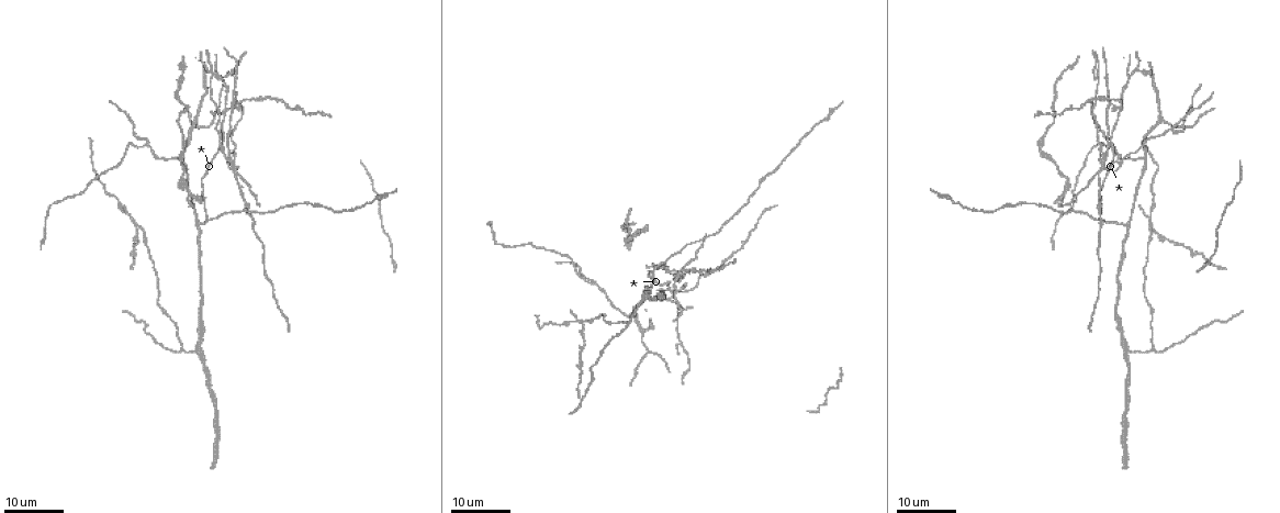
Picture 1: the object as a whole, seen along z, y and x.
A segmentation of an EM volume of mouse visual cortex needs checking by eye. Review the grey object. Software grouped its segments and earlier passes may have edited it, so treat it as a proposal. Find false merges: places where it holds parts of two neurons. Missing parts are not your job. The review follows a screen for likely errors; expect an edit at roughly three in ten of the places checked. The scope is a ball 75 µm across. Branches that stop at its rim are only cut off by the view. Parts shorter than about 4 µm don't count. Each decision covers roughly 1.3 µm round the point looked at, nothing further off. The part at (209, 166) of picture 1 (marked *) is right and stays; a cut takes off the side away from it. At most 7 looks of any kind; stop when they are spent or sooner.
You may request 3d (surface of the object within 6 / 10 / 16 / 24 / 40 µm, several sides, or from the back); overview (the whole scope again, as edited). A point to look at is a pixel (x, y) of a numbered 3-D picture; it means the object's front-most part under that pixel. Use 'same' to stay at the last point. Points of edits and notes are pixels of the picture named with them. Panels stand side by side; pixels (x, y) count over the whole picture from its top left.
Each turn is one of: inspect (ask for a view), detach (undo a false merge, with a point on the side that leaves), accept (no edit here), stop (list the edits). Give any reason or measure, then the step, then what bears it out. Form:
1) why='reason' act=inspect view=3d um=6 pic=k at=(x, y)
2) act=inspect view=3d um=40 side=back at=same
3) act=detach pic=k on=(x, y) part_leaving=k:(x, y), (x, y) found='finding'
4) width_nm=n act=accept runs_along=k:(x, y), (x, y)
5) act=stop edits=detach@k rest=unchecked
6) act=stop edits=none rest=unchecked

why='four or more arms meet' act=inspect view=3d um=16 pic=1 at=(1101, 164)

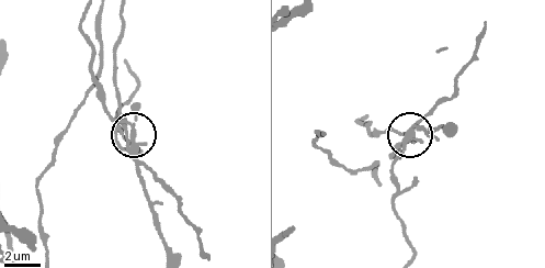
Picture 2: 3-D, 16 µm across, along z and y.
why='zoom in' act=inspect view=3d um=6 pic=2 at=(132, 138)

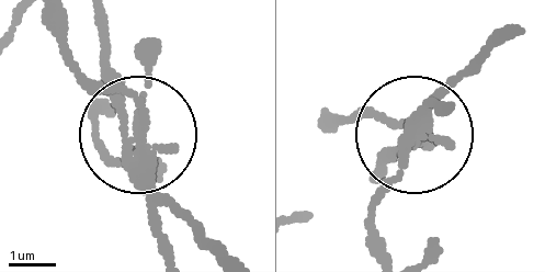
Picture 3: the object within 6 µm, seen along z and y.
act=detach pic=3 on=(142, 99) part_leaving=3:(145, 162), (142, 120), (86, 72), (63, 25) found='a second neuron is stuck on'

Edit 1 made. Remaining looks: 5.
why='redraw' act=inspect view=overview

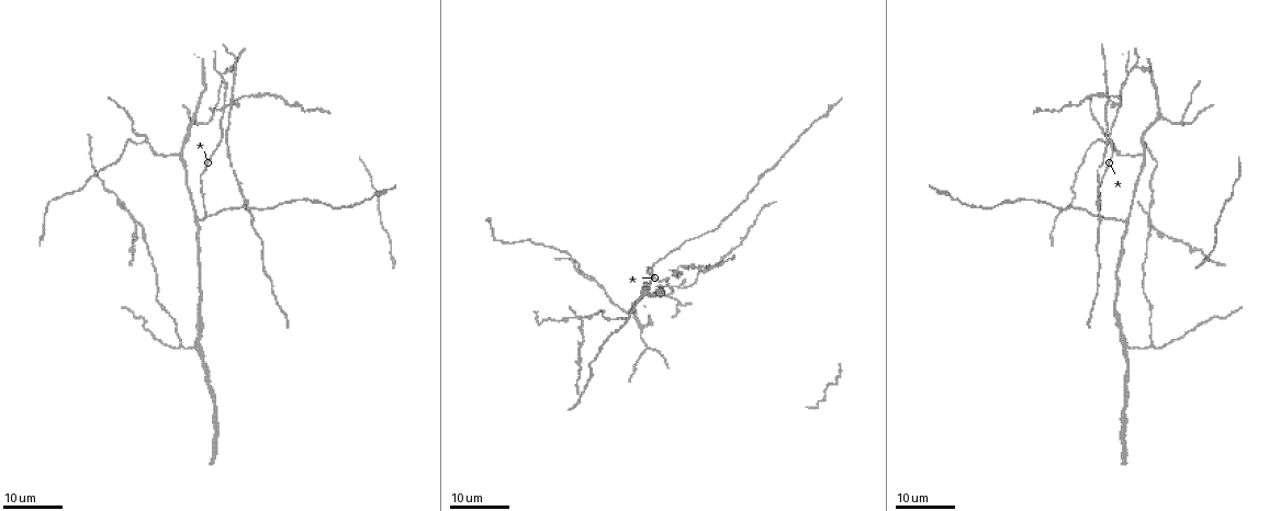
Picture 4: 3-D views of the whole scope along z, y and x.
why='branch point' act=inspect view=3d um=16 pic=4 at=(590, 279)

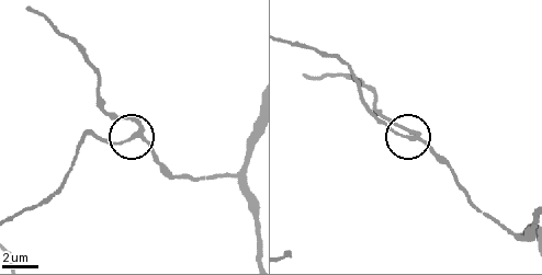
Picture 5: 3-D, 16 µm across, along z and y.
act=inspect view=3d um=10 pic=5 at=(137, 135)

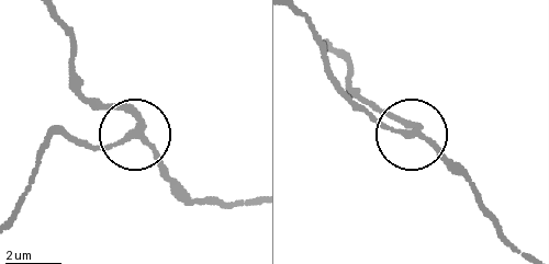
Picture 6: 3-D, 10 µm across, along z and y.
why='from behind' act=inspect view=3d um=10 side=back pic=6 at=(132, 133)

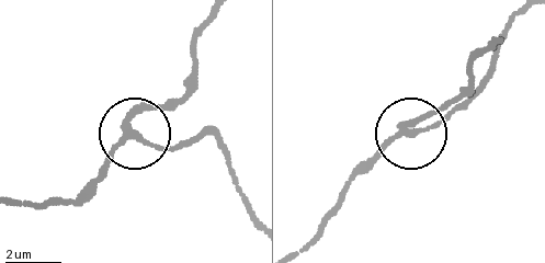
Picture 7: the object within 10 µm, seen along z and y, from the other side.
width_nm=210 act=accept runs_along=7:(19, 203), (70, 201), (139, 113), (168, 109), (186, 92) found='one neuron here'

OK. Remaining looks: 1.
act=stop edits=detach@3 rest=unchecked

